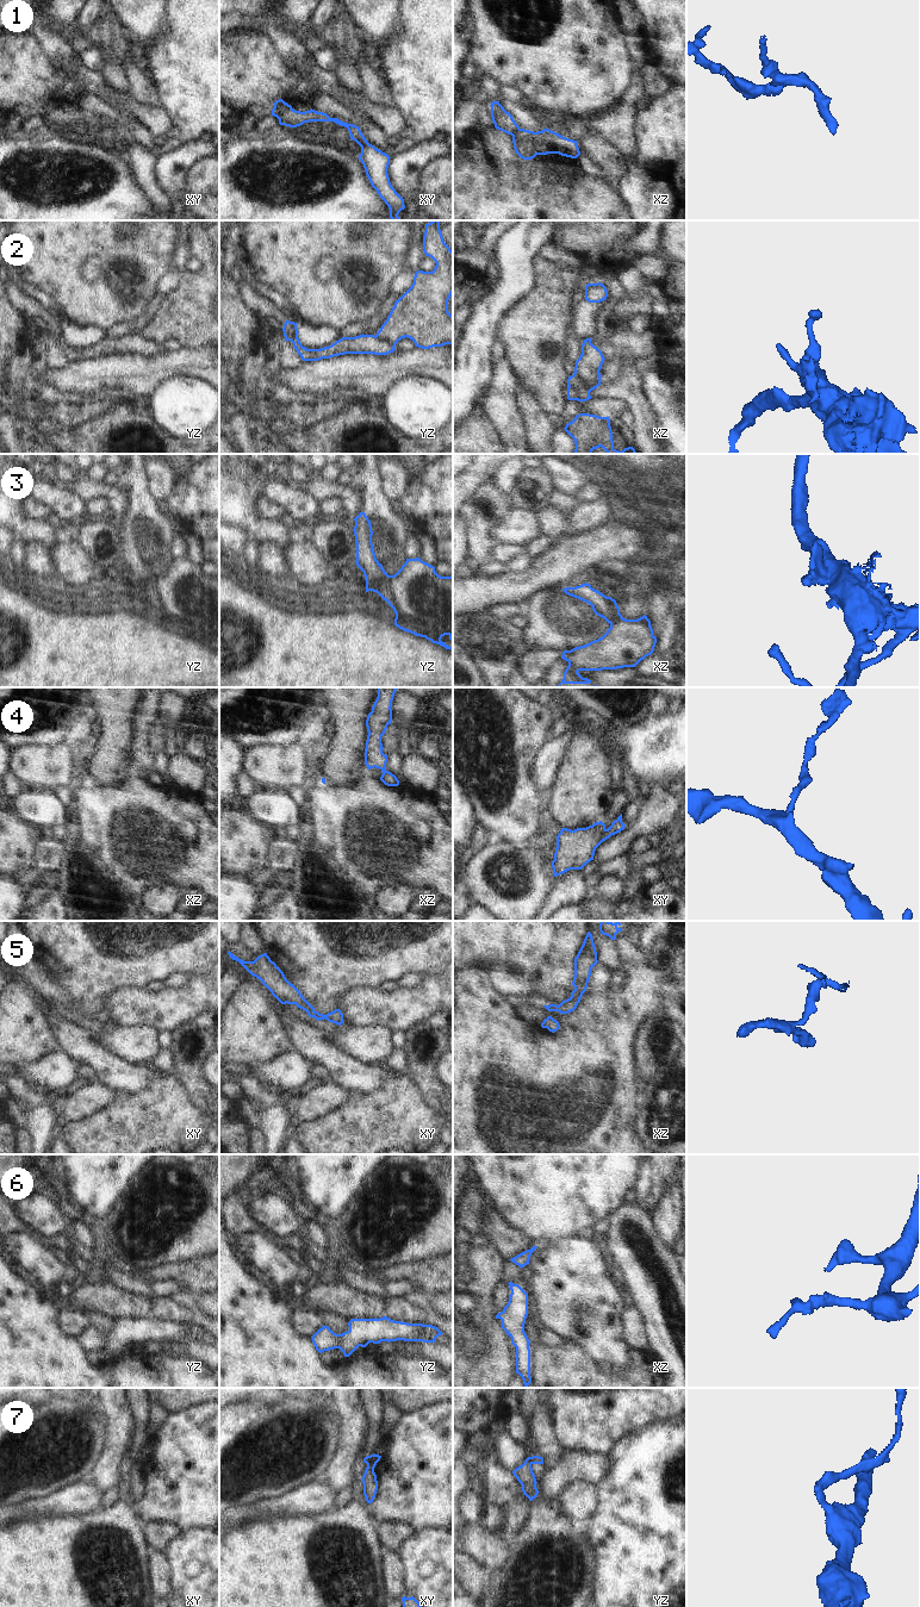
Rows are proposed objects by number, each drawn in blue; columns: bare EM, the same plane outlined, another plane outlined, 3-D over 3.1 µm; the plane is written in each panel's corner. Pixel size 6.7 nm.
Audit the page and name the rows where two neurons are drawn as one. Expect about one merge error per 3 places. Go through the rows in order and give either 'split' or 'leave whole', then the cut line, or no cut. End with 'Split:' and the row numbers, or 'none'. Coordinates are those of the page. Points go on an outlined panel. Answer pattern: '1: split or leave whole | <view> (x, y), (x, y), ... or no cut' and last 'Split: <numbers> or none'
1: split | xy (288, 105), (277, 117)
2: split | xz (573, 373), (585, 386), (594, 388)
3: split | yz (384, 570), (377, 592)
4: split | xz (385, 770), (383, 773)
5: leave whole | no cut
6: leave whole | no cut
7: split | xy (367, 1463), (374, 1467)
Split: 1, 2, 3, 4, 7

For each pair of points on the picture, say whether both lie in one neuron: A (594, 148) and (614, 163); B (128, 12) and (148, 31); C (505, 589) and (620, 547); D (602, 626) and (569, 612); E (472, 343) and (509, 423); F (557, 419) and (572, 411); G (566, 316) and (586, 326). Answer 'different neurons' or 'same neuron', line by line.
A: same neuron
B: same neuron
C: same neuron
D: same neuron
E: different neurons
F: same neuron
G: different neurons

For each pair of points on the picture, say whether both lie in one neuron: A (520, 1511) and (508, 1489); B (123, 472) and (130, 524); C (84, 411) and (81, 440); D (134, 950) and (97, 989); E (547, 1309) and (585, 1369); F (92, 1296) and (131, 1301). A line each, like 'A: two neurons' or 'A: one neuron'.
A: two neurons
B: one neuron
C: two neurons
D: one neuron
E: two neurons
F: one neuron

